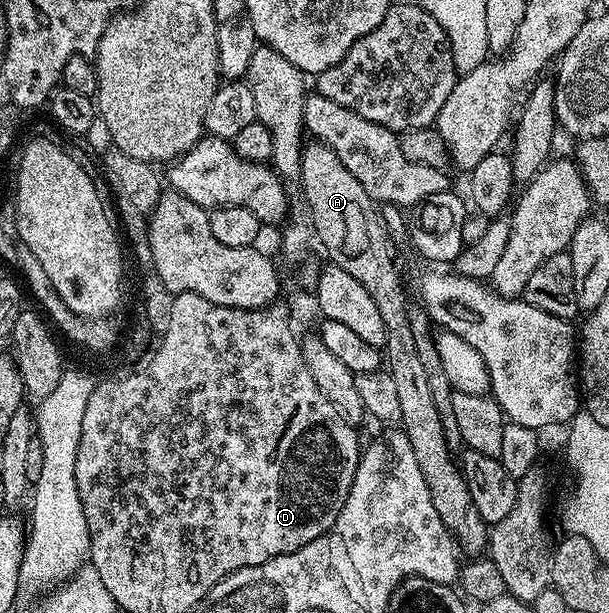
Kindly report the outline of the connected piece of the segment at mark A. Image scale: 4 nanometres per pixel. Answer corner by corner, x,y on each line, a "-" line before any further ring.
317,140
303,146
297,184
303,188
303,201
311,212
309,225
314,240
316,237
327,252
326,260
341,267
341,271
349,271
349,275
353,275
353,279
369,291
369,297
377,303
377,311
381,311
387,336
385,369
393,375
397,399
401,403
398,424
409,439
409,447
413,447
413,455
417,455
417,467
421,467
421,475
425,475
433,507
437,507
441,523
445,523
464,554
482,554
479,552
482,549
484,552
489,545
489,526
481,519
477,507
473,507
473,495
469,495
462,468
451,462
452,454
441,427
441,417
437,415
433,395
429,392
429,378
425,376
421,355
417,355
412,314
407,313
407,295
403,291
399,269
395,266
395,249
391,246
393,237
387,232
380,206
371,198
369,191
357,183
357,178
345,168
345,163
333,155
331,148

